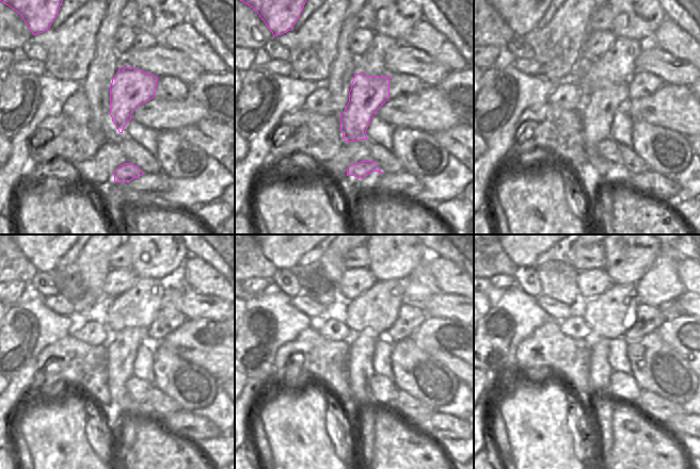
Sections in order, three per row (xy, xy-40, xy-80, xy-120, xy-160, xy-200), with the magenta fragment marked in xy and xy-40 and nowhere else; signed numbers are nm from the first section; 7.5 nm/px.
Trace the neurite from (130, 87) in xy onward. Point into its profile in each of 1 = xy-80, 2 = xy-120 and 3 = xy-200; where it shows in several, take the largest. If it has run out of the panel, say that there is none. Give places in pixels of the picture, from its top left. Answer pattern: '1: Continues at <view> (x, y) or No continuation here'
1: Continues at xy-80 (601, 104)
2: Continues at xy-120 (122, 348)
3: Continues at xy-200 (600, 369)

